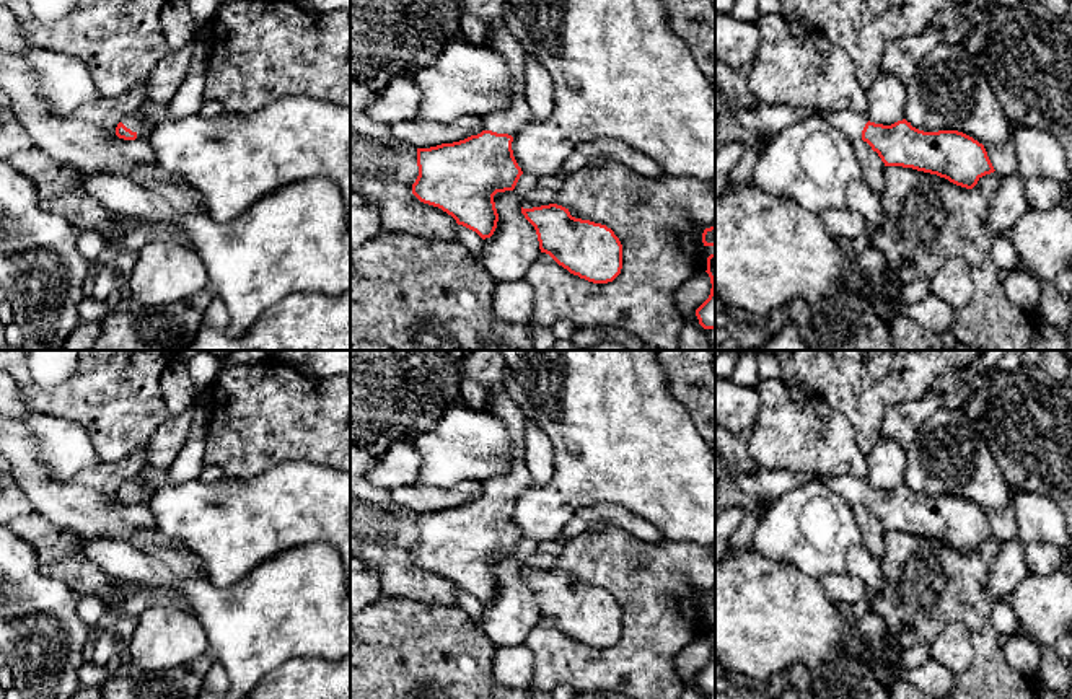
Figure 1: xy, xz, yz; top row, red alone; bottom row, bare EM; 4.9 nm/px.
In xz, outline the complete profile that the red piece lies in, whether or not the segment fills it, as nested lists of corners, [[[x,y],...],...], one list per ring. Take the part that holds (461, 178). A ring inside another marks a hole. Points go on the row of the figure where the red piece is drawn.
[[[502,13],[489,28],[487,46],[502,54],[508,65],[513,78],[510,104],[485,116],[484,130],[477,135],[453,143],[417,148],[419,176],[412,184],[412,194],[420,202],[442,209],[458,225],[476,231],[482,240],[490,238],[497,228],[499,213],[494,196],[513,191],[523,174],[513,156],[512,142],[515,132],[533,119],[533,112],[525,99],[525,64],[528,55],[507,28]]]

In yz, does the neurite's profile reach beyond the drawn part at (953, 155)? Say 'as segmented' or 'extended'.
extended

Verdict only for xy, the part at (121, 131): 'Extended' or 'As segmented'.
Extended

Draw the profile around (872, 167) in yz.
[[[855,140],[852,143],[862,166],[863,179],[876,194],[881,194],[885,184],[885,163],[867,142]]]

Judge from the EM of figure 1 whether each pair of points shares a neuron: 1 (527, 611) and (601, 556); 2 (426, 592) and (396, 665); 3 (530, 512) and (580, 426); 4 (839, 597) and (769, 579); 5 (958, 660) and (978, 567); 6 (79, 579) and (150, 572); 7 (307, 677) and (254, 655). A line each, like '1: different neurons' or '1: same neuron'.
1: different neurons
2: different neurons
3: same neuron
4: different neurons
5: different neurons
6: different neurons
7: different neurons

